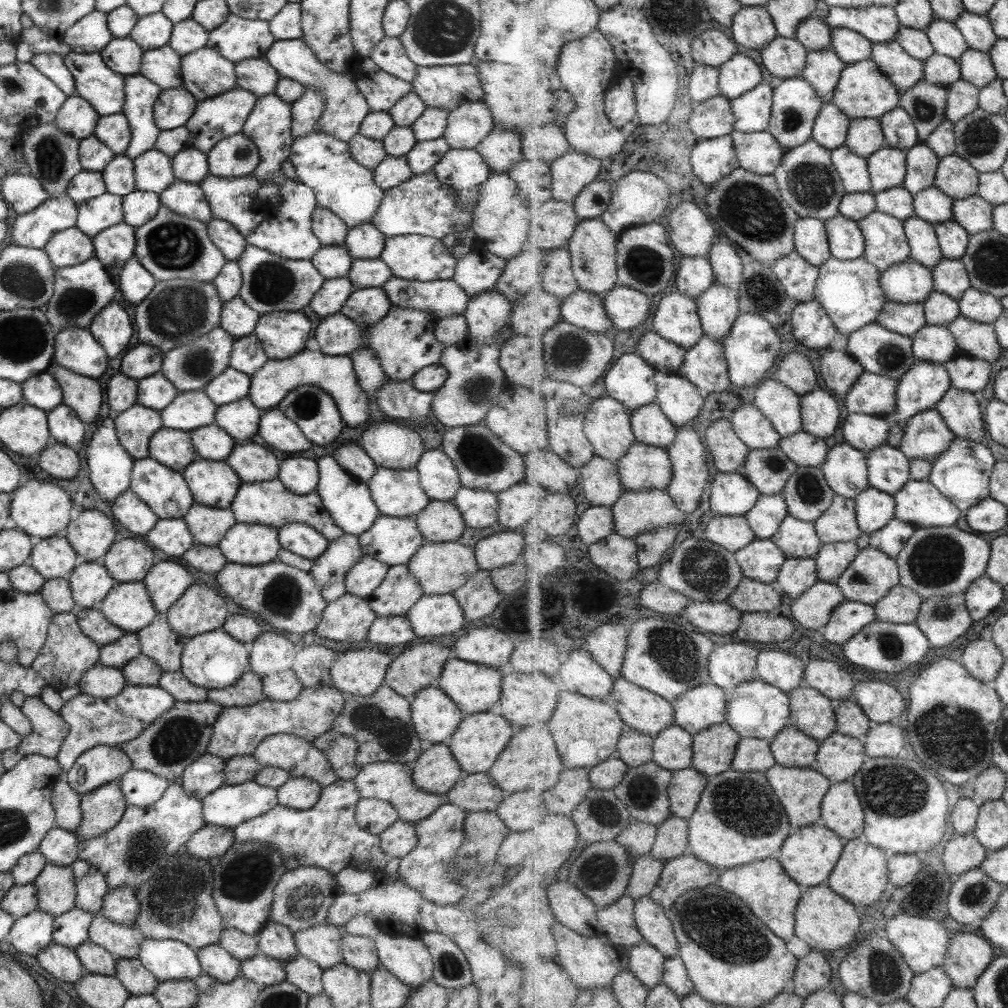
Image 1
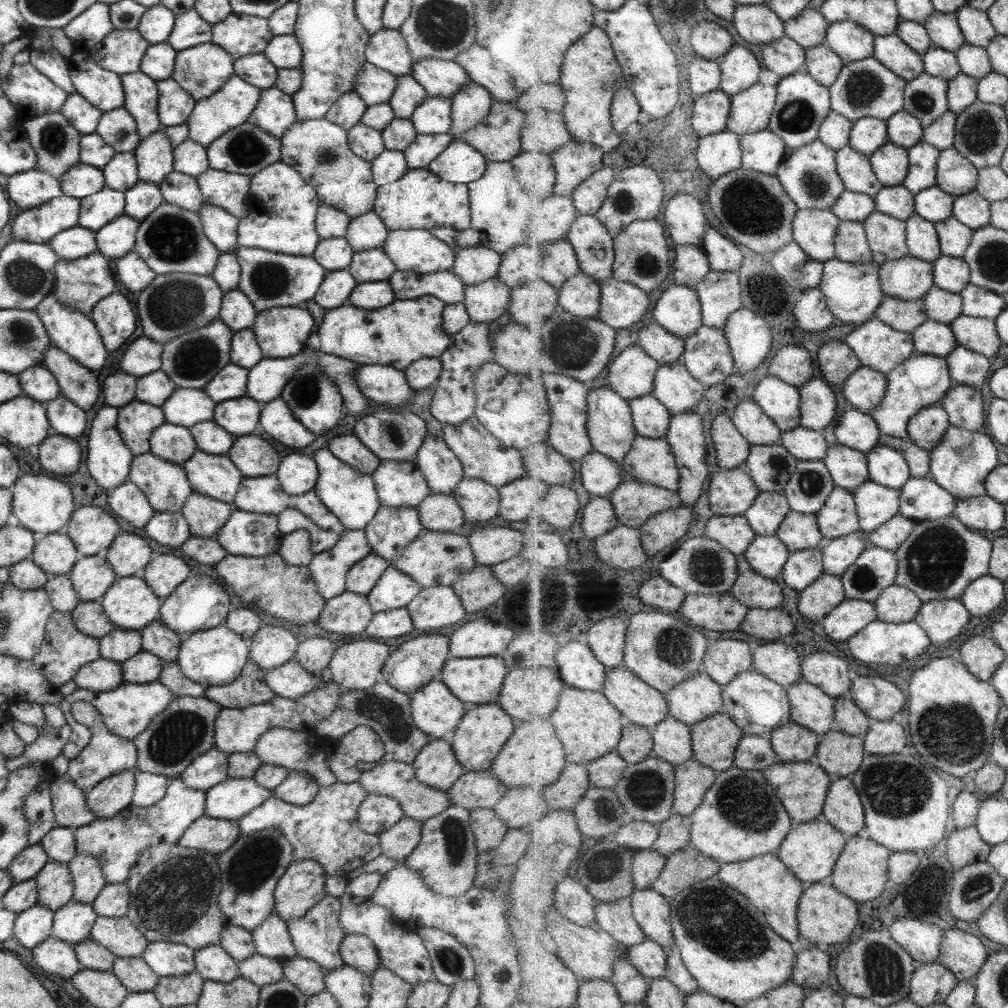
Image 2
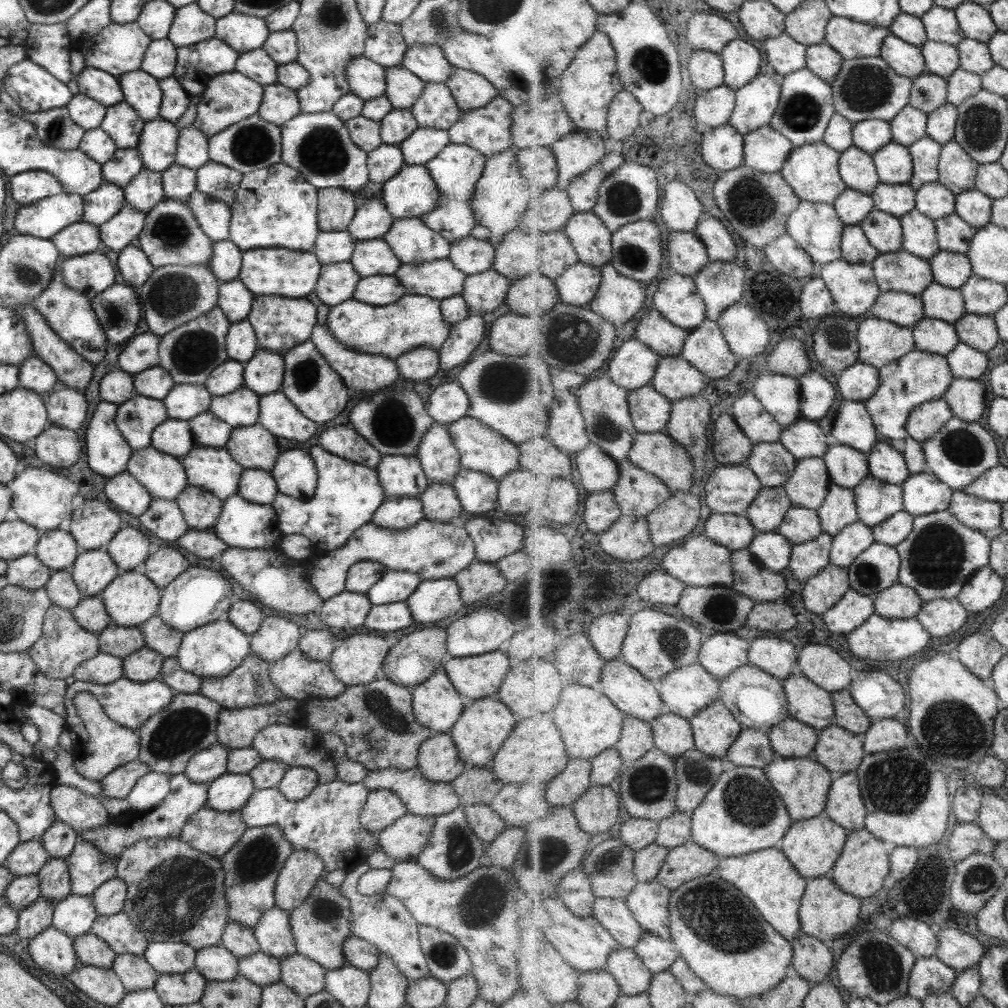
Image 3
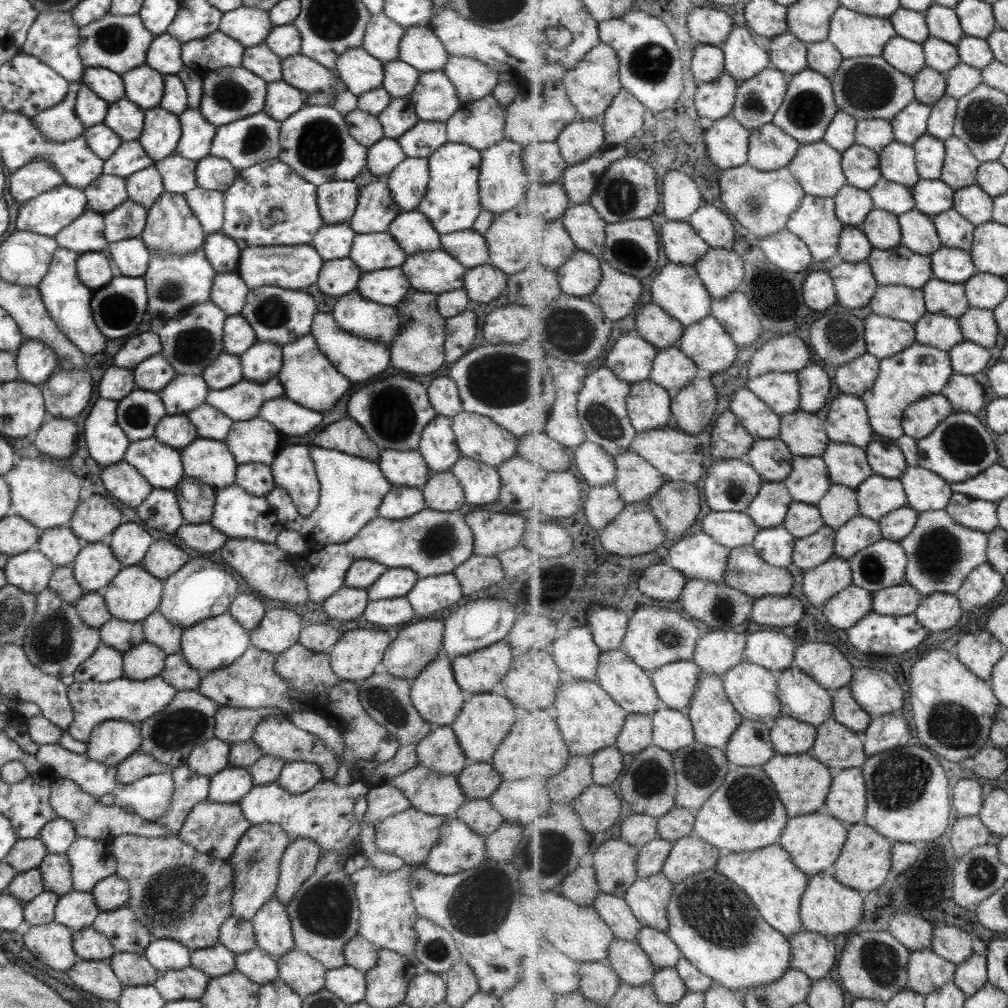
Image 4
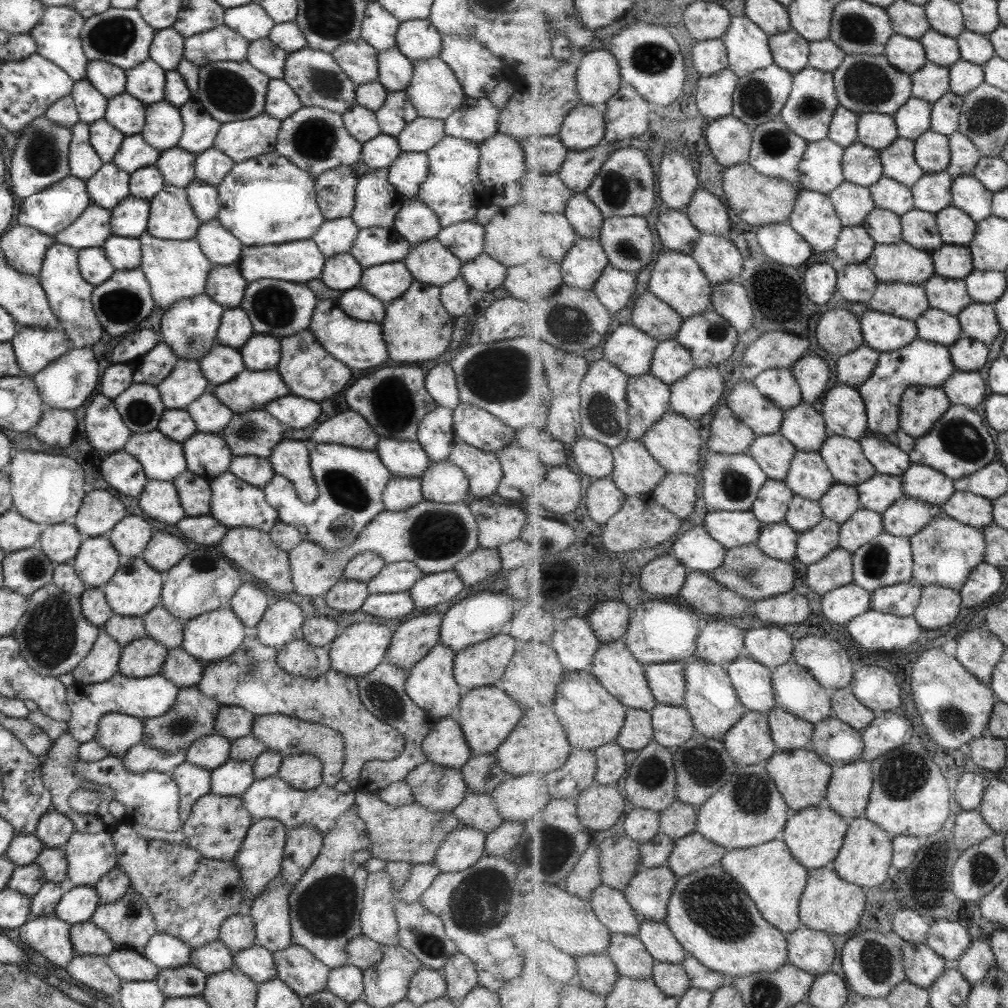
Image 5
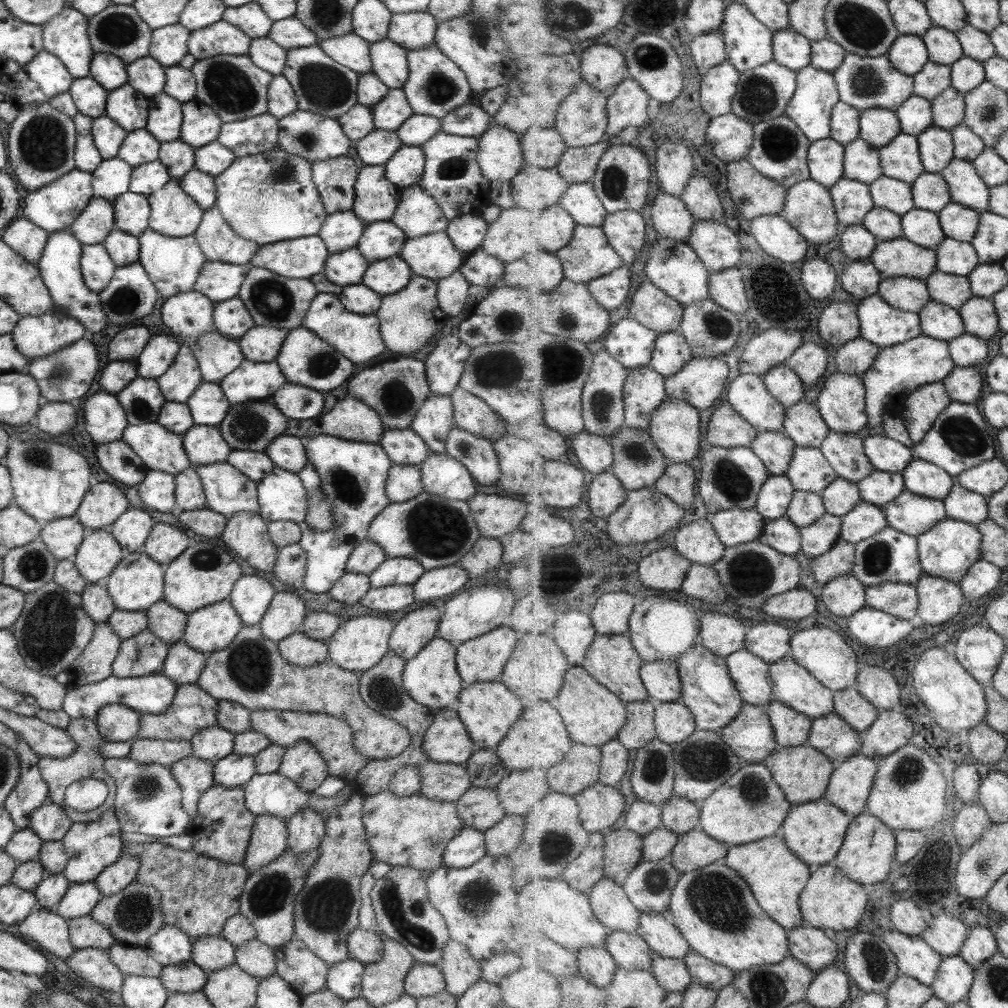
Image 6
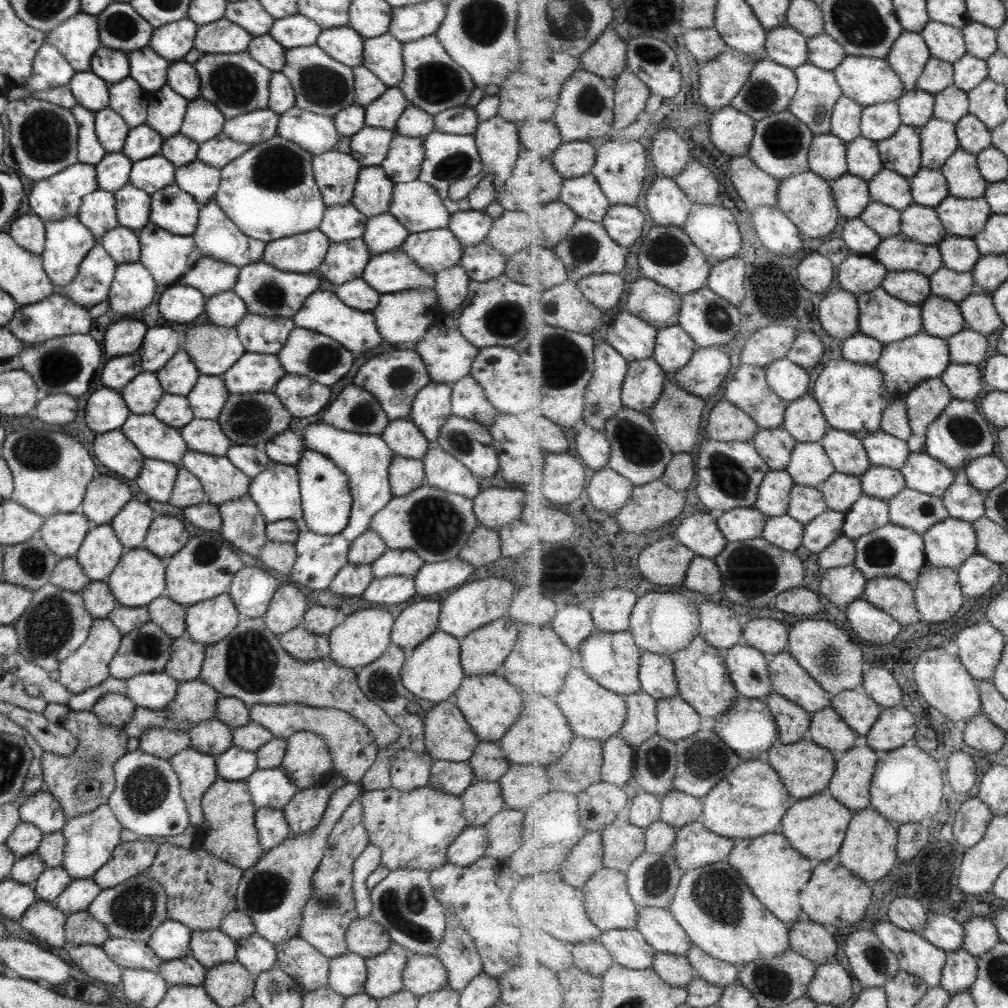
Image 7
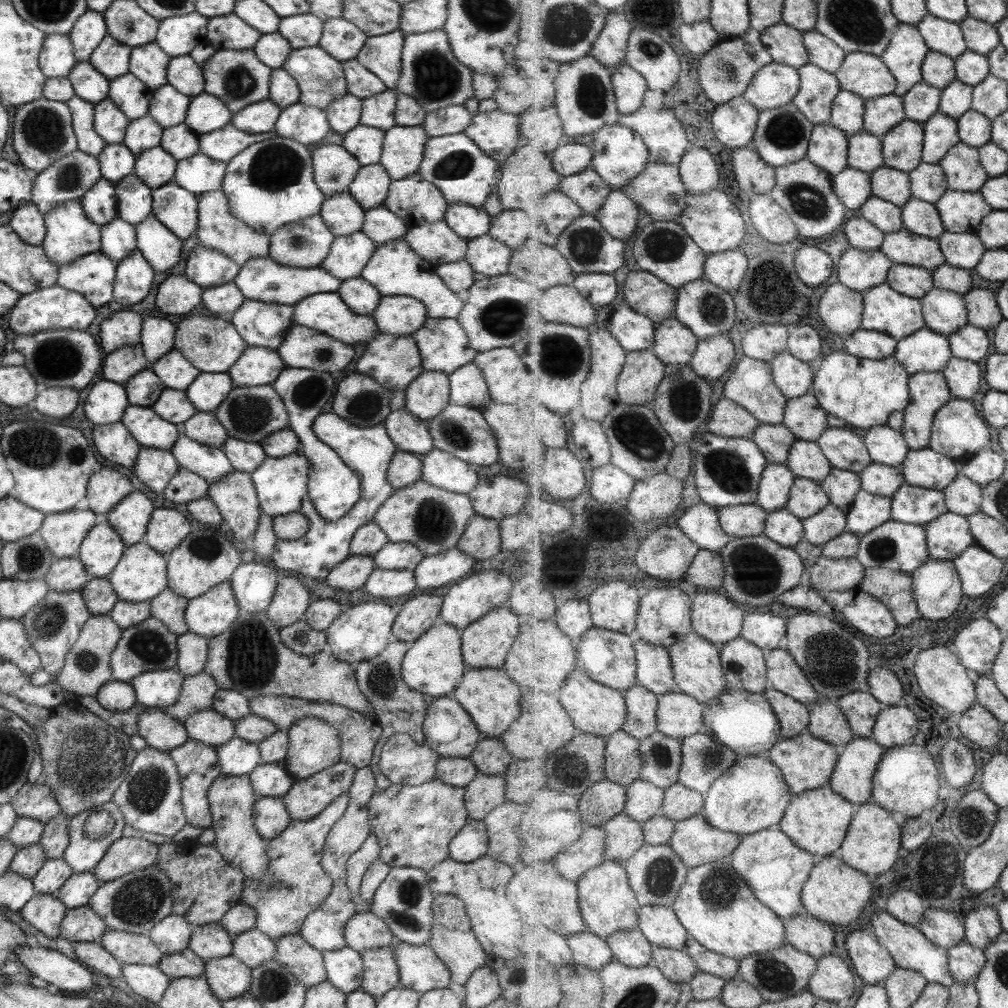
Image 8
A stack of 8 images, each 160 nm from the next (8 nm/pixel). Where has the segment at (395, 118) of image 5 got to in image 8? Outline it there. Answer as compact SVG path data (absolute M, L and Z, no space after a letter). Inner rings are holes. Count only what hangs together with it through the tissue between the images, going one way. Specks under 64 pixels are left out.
M386 89L379 94L369 95L361 99L361 113L359 125L389 130L394 124L396 94L391 89Z

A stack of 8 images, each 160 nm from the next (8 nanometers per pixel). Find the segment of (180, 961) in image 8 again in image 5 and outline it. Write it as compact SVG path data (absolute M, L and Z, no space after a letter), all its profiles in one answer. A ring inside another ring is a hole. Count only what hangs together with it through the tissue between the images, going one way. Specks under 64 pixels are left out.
M185 964L177 968L160 969L154 983L166 999L195 997L204 989L206 975L197 967Z

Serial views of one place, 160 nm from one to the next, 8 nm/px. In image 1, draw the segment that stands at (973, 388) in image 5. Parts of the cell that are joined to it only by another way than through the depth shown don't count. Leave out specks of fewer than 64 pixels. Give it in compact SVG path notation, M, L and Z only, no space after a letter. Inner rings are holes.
M952 387L936 405L936 409L944 415L956 436L985 442L983 410L979 406L979 400L971 392Z

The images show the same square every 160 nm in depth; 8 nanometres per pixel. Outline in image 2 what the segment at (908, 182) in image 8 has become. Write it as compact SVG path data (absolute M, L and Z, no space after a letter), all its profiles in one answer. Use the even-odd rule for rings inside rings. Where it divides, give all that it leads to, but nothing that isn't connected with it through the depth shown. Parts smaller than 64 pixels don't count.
M902 185L885 186L875 199L877 211L895 218L907 220L916 212L916 196Z

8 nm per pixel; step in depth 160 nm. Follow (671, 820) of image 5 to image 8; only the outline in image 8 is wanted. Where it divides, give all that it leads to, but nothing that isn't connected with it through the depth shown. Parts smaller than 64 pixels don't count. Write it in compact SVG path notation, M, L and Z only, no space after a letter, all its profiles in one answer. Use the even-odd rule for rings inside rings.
M677 782L666 789L661 814L675 822L685 821L702 814L705 803L705 795Z

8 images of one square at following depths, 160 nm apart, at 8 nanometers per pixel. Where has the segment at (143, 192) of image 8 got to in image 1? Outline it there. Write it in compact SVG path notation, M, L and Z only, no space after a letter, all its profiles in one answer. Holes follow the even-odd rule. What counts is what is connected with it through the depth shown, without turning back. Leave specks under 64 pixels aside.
M123 221L115 226L109 226L101 230L99 234L92 236L93 257L95 257L107 270L110 267L121 267L133 256L134 251L134 228L125 224Z

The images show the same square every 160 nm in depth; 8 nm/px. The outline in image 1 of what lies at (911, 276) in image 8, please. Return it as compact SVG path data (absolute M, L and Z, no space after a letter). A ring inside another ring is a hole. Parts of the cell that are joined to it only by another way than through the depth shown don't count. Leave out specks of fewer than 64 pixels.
M888 300L878 322L889 330L913 338L928 324L924 302L905 304Z

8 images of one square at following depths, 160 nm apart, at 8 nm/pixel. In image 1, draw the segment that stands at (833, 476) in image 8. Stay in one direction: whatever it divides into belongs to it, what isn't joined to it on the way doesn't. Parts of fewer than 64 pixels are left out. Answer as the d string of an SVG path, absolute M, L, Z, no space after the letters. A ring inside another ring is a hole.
M837 494L827 512L816 521L823 543L855 542L861 536L856 515L856 499Z

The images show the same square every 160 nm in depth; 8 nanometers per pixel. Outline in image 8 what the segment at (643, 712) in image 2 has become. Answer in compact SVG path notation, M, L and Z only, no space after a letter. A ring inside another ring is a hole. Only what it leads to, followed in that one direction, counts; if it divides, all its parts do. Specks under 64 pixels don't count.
M599 627L589 629L576 646L578 666L585 675L596 682L622 692L638 685L635 636L621 631L607 630Z

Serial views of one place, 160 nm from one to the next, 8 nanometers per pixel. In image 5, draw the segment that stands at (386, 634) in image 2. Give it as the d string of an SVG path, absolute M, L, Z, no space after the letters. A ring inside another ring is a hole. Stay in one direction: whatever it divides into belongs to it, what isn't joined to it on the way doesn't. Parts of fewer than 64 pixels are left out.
M409 592L392 593L392 594L371 594L367 596L361 606L361 612L371 614L373 618L401 618L405 619L407 614L415 614L413 602L409 597Z

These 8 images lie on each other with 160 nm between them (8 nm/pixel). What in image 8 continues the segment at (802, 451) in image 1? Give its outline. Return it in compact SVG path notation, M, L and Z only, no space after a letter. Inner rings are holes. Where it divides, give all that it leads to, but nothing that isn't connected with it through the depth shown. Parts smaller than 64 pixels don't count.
M811 391L805 396L790 399L784 414L784 424L801 440L816 440L830 427L828 412Z

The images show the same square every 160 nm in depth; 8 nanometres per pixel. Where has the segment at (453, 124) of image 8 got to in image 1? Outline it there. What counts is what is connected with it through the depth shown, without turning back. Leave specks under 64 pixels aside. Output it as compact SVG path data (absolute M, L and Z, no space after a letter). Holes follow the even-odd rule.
M496 126L475 146L485 164L493 173L506 173L511 167L522 160L520 135L514 130L504 130Z

